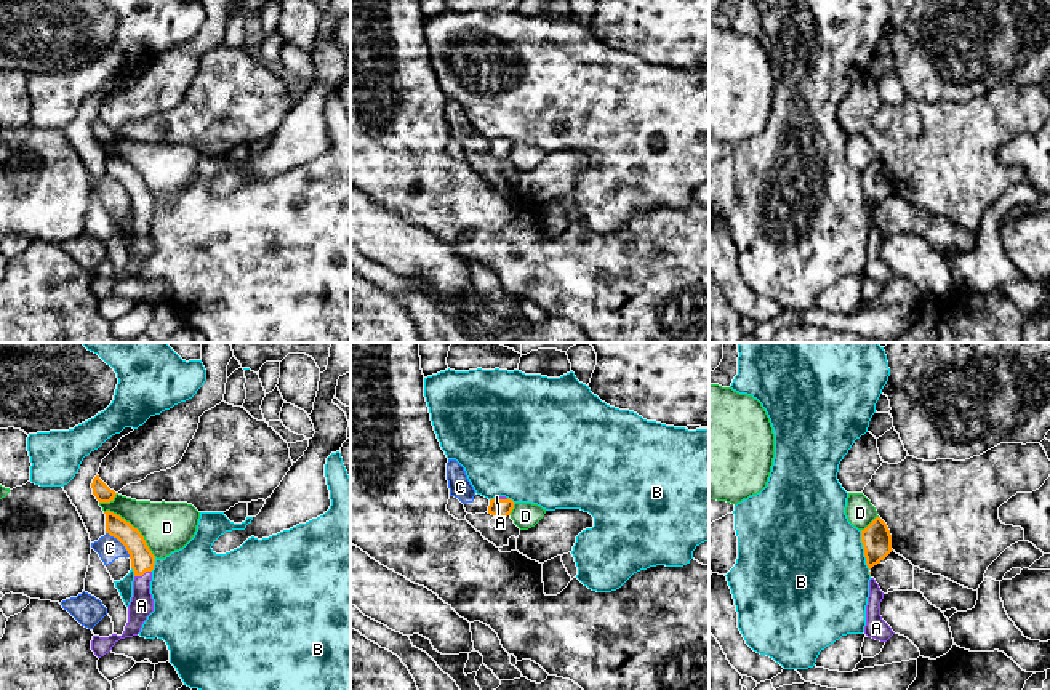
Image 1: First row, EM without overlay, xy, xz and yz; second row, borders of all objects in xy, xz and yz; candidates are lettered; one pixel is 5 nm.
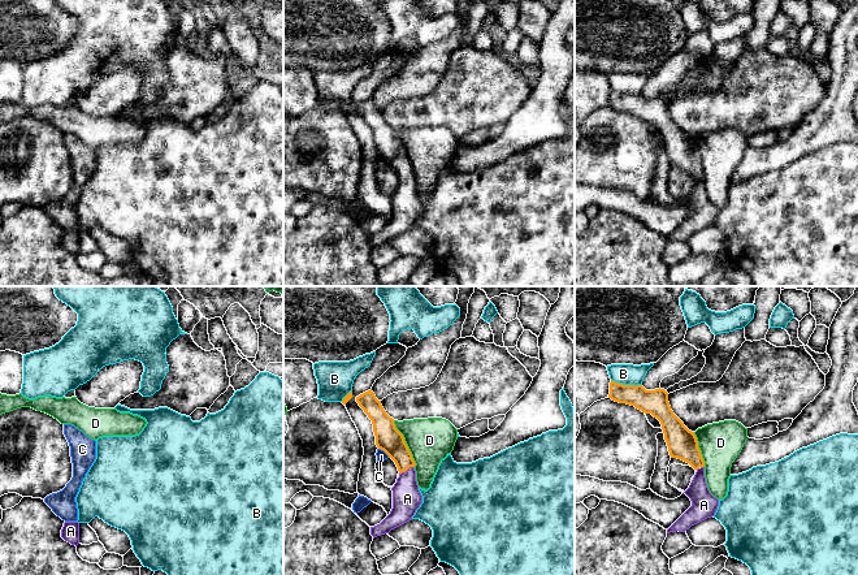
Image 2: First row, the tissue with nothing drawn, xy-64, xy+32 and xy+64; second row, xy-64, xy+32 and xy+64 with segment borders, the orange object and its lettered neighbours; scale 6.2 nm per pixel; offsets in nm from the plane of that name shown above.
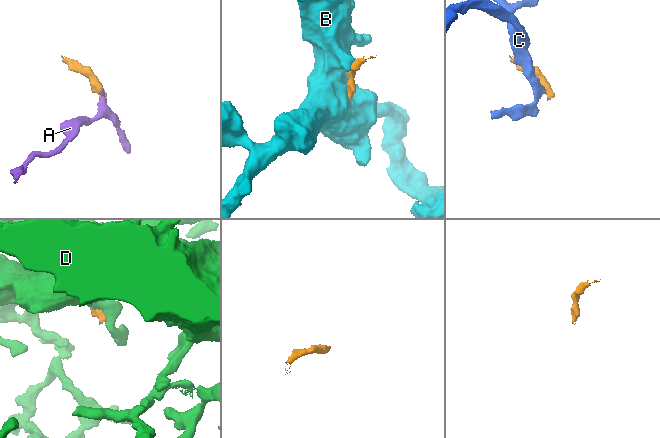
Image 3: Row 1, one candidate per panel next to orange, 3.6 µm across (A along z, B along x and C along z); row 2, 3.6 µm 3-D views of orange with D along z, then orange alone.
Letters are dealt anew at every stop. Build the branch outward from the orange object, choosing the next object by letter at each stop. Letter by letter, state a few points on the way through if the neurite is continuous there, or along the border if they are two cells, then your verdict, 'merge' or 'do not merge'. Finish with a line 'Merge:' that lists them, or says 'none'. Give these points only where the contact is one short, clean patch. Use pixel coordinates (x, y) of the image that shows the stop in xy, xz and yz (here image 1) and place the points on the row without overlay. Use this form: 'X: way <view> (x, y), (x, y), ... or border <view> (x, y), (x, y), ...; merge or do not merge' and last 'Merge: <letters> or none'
A: way xy (143, 202), (143, 215), (141, 247); merge
B: do not merge
C: border xy (106, 173), (130, 197); do not merge
D: border xy (104, 152), (112, 152), (128, 162), (156, 197); do not merge
Merge: A

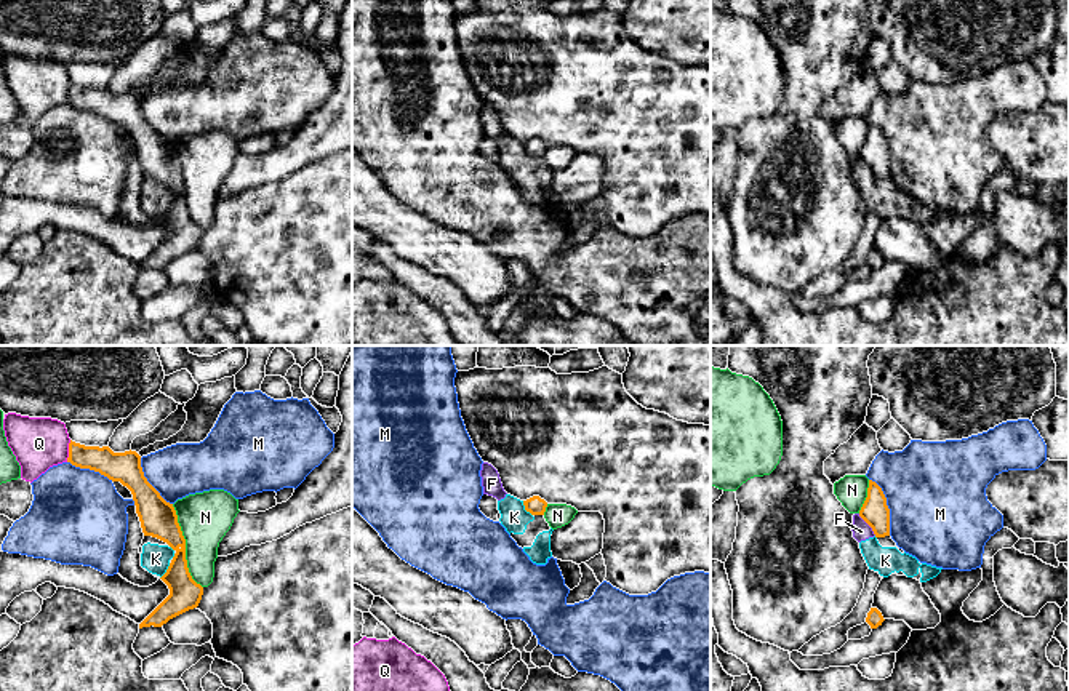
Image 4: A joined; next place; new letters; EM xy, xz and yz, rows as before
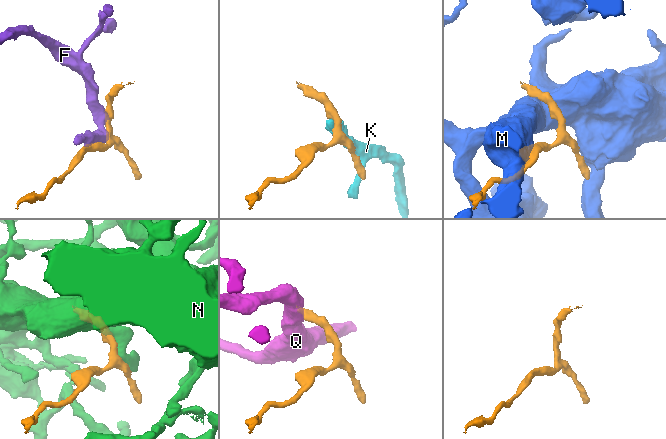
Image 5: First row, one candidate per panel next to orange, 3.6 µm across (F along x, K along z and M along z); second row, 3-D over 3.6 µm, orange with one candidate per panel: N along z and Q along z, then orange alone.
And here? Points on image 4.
F: do not merge
K: border xz (522, 143), (532, 157); do not merge
M: do not merge
N: border xy (172, 146), (184, 181), (188, 213), (202, 229); do not merge
Q: border xy (71, 82), (66, 103); do not merge
Merge: none

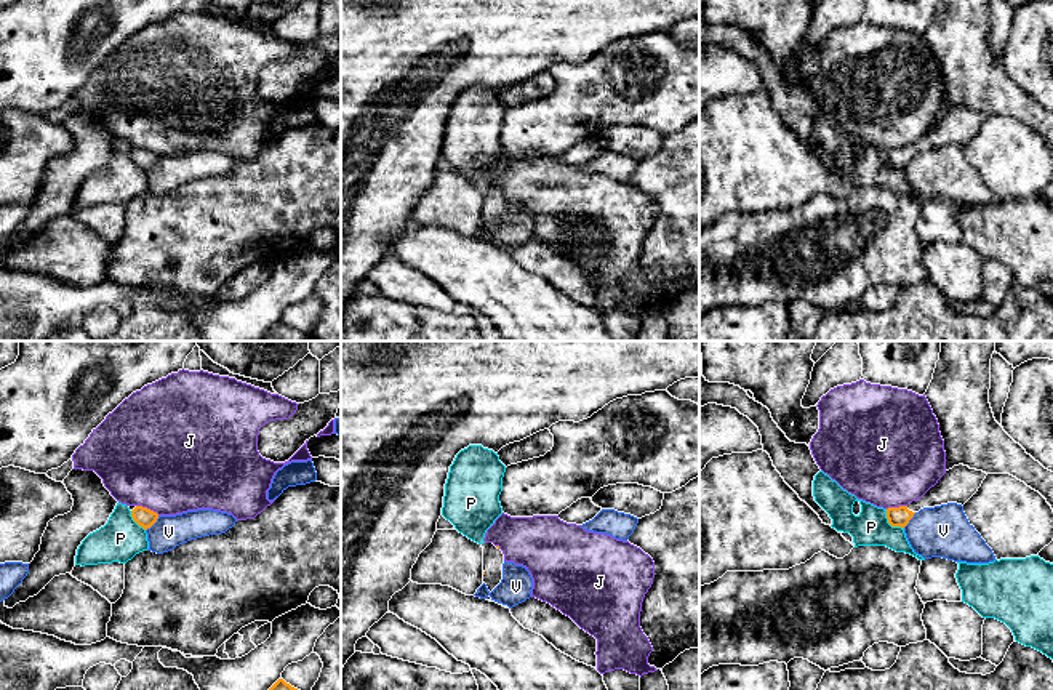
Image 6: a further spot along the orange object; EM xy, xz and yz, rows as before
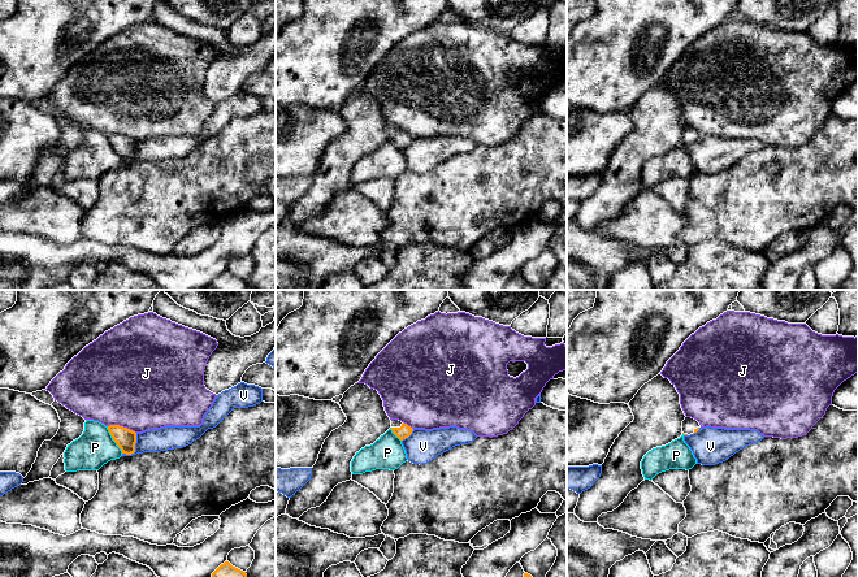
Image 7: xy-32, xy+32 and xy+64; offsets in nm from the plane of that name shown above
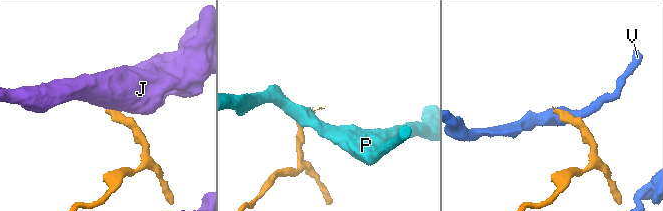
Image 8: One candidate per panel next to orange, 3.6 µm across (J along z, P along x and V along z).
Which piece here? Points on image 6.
J: border xy (136, 146), (159, 156); do not merge
P: border yz (885, 151), (887, 162), (903, 170); do not merge
V: do not merge
Merge: none

